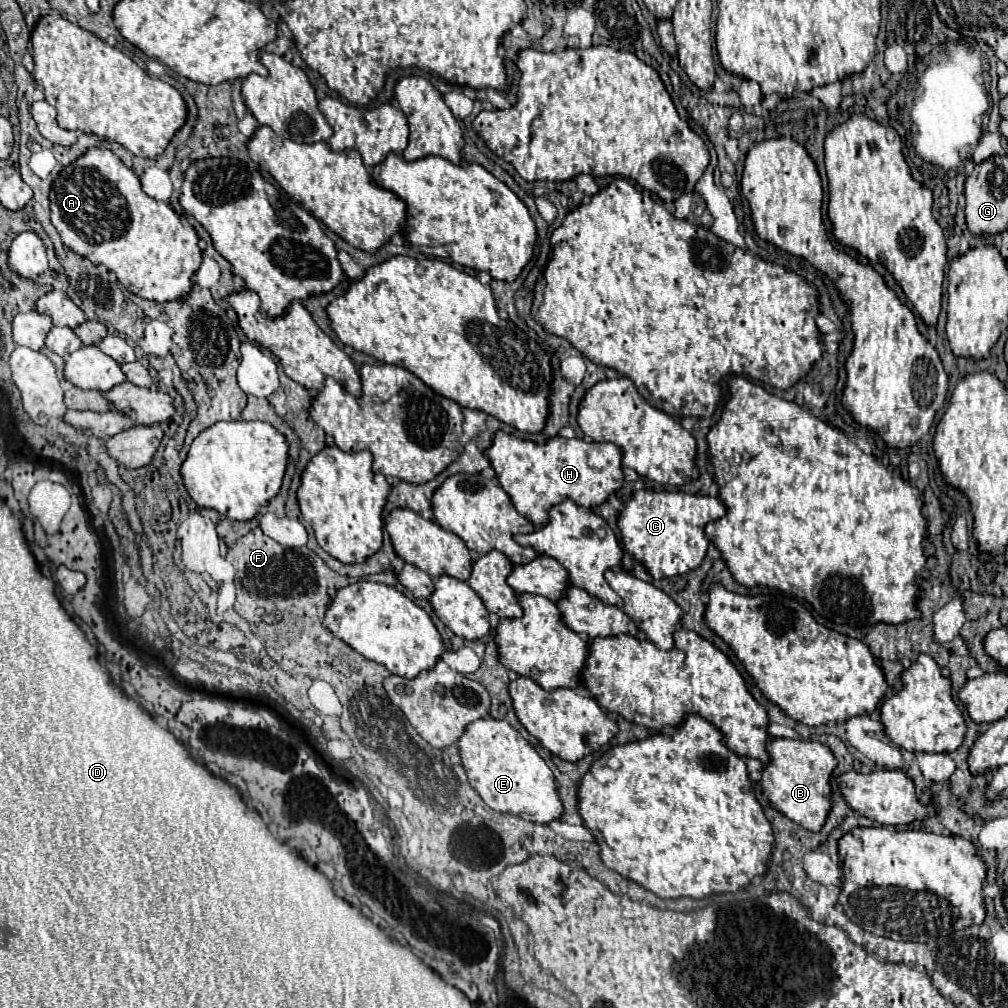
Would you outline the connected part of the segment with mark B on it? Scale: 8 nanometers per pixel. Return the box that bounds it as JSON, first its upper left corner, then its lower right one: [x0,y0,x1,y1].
[760,738,836,832]

